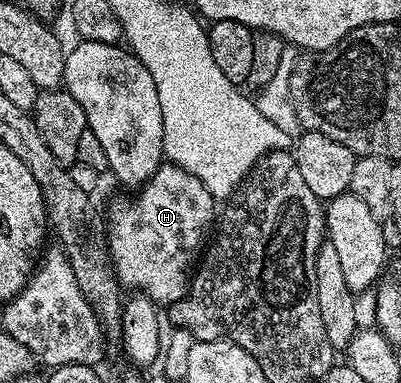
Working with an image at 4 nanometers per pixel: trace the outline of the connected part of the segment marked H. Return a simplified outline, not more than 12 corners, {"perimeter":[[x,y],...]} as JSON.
{"perimeter":[[161,164],[105,213],[120,286],[187,294],[217,198]]}

